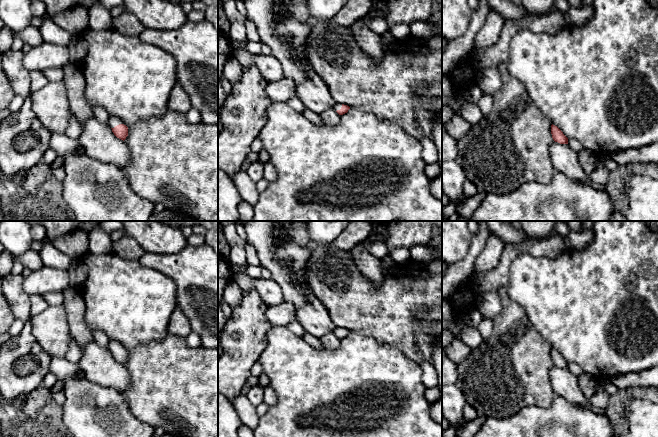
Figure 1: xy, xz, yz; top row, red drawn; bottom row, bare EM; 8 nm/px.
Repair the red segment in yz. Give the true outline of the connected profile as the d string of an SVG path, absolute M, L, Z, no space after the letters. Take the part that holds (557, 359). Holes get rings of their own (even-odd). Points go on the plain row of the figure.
M551 349L551 358L555 366L560 368L568 368L568 362L563 358L563 356L555 349Z

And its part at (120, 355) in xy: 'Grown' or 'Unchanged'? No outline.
Grown

